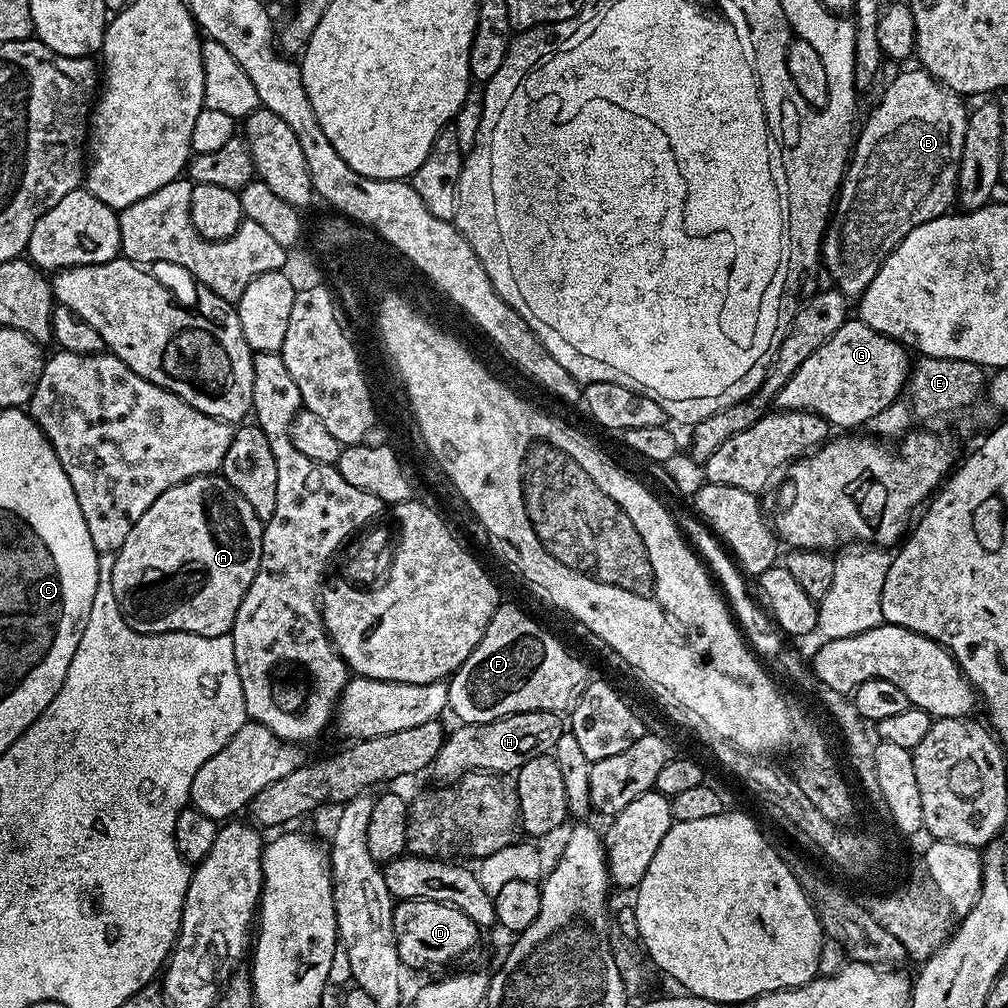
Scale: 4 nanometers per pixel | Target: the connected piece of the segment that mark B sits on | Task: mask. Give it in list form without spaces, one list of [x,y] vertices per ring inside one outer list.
[[[915,70],[916,72],[900,72],[888,84],[888,89],[884,92],[884,97],[880,100],[880,105],[868,116],[868,121],[859,129],[858,135],[854,140],[854,147],[850,153],[850,163],[844,173],[844,182],[840,186],[839,193],[834,205],[834,211],[830,217],[830,223],[825,231],[822,241],[822,268],[828,271],[828,276],[836,280],[835,287],[846,298],[858,298],[874,282],[874,274],[886,262],[886,258],[896,249],[898,242],[910,234],[918,226],[930,222],[934,218],[945,215],[949,211],[951,204],[955,205],[958,200],[958,174],[960,173],[960,159],[962,158],[962,146],[966,142],[966,126],[968,125],[969,109],[964,108],[965,101],[957,93],[951,92],[949,88],[944,87],[928,72]]]

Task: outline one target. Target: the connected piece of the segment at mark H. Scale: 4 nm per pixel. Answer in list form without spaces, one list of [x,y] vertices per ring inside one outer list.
[[[522,711],[502,716],[490,723],[461,723],[454,732],[449,731],[432,763],[432,771],[442,780],[452,784],[467,772],[488,771],[510,774],[536,756],[553,751],[558,738],[566,730],[566,722],[559,713],[552,711]]]

